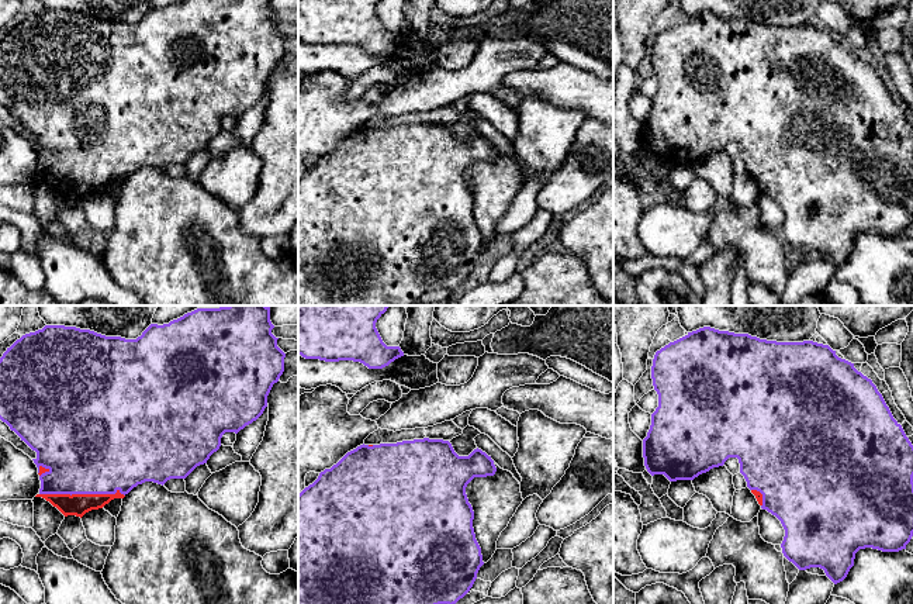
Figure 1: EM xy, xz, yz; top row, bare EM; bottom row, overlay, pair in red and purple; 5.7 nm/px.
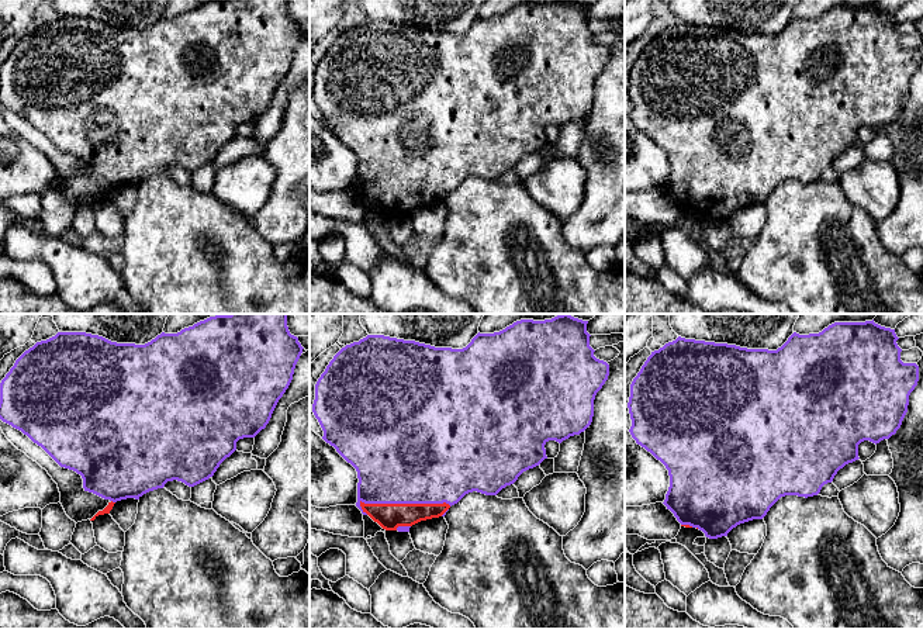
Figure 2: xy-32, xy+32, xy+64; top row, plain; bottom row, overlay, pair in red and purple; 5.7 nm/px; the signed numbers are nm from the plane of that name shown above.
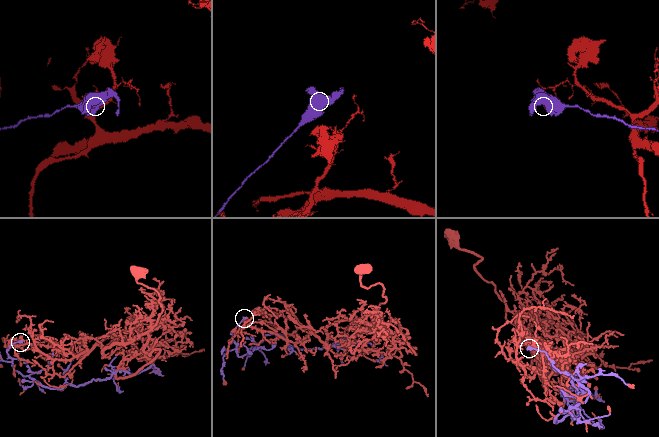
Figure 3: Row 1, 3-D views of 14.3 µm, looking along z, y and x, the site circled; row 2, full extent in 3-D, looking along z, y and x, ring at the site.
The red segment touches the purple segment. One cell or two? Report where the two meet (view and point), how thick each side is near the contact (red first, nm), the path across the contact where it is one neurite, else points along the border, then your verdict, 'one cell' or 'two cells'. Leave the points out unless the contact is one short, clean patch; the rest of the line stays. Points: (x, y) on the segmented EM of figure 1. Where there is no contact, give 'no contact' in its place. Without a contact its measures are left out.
xy (82, 494) | 130/480 nm | one cell

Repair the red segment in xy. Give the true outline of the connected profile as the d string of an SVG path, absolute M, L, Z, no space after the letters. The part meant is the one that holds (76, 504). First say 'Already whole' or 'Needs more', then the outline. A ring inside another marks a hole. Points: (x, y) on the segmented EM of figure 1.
Needs more. M228 306L219 308L197 308L169 324L151 324L136 339L106 336L90 329L65 325L45 325L17 339L0 358L0 420L24 441L37 458L41 480L39 493L65 517L83 517L91 510L103 508L114 498L124 498L134 487L145 482L165 484L170 479L186 479L197 466L207 463L210 456L221 446L225 432L238 434L256 421L267 407L267 396L284 372L286 353L277 346L272 329L270 307L267 306Z

